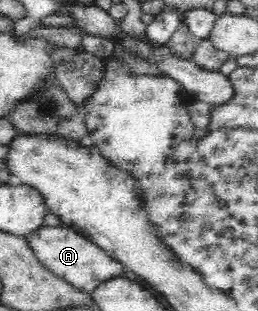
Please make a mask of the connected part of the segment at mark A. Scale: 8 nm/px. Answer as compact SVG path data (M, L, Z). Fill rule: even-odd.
M42 225L36 231L25 235L24 239L43 267L48 268L55 277L70 283L77 291L92 294L92 291L103 282L122 275L123 266L117 263L117 260L71 228L62 225L55 227Z

